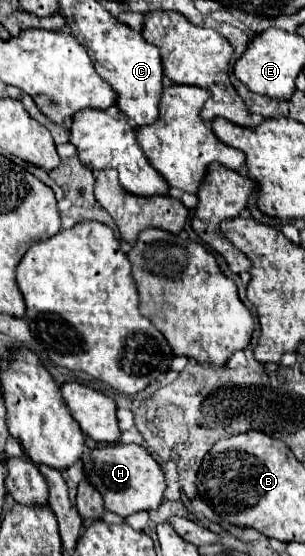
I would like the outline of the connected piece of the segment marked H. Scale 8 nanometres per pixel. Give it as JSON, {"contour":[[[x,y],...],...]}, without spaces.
{"contour":[[[113,445],[105,449],[93,449],[85,463],[85,477],[99,489],[105,501],[105,509],[121,517],[129,517],[137,511],[157,509],[163,503],[163,493],[167,489],[165,475],[159,463],[139,445]]]}

